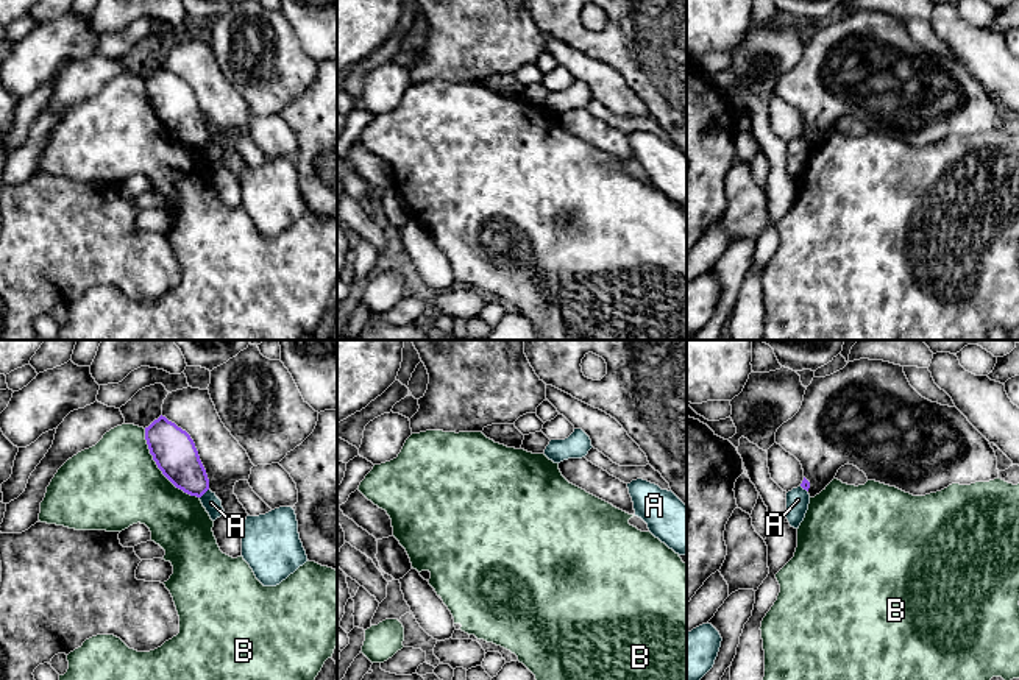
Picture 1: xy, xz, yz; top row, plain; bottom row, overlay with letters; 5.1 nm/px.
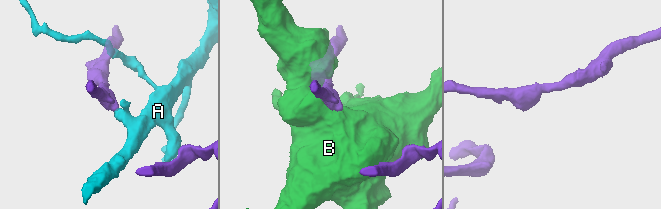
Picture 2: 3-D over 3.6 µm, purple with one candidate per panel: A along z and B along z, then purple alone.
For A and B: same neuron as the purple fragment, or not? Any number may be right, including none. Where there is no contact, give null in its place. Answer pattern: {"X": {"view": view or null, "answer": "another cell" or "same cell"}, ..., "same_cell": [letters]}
{"A": {"view": "xy", "answer": "another cell"}, "B": {"view": "xy", "answer": "another cell"}, "same_cell": []}

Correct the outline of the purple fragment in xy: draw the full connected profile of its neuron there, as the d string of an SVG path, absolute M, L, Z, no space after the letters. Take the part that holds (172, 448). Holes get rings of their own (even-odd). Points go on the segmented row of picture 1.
M159 416L145 427L145 440L162 474L179 490L201 498L209 490L209 479L190 435Z

